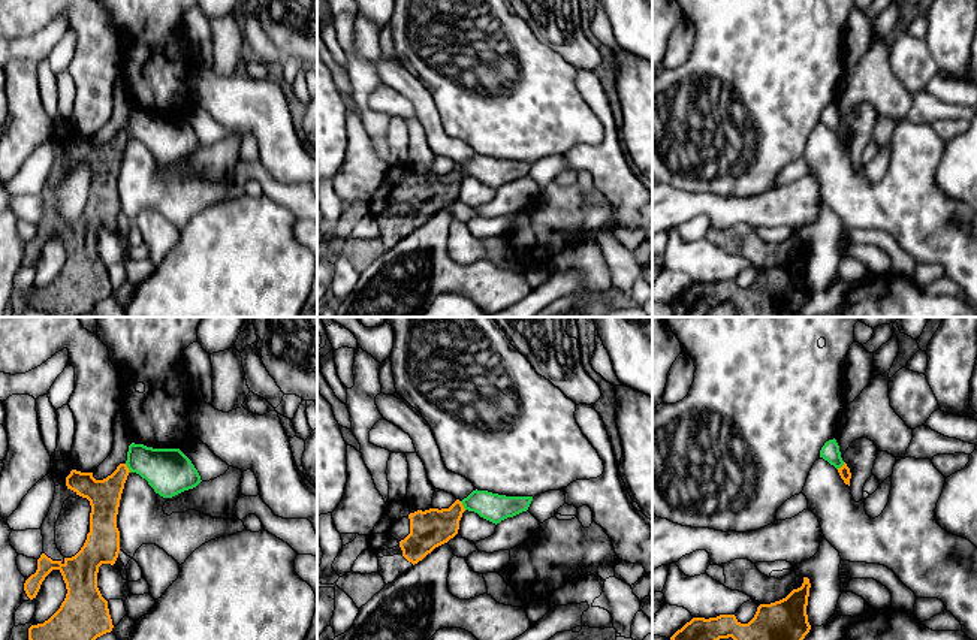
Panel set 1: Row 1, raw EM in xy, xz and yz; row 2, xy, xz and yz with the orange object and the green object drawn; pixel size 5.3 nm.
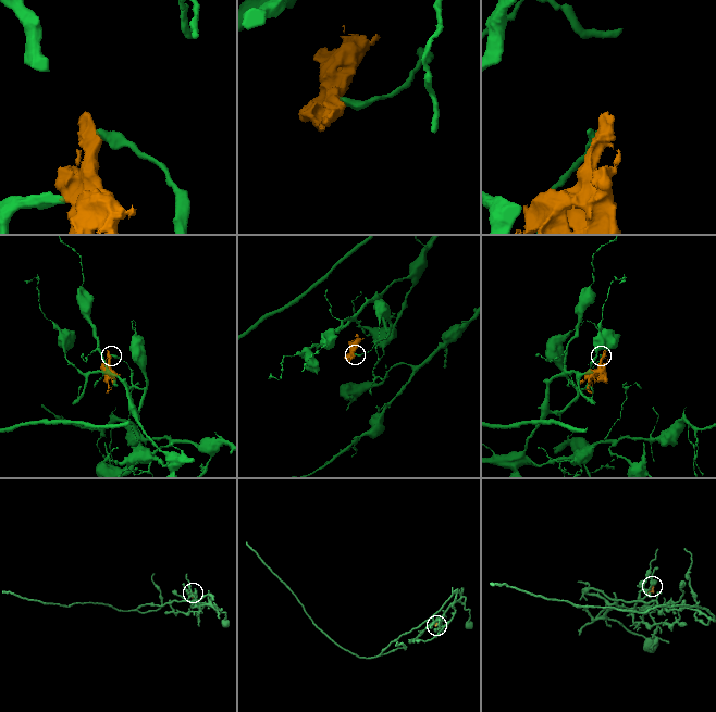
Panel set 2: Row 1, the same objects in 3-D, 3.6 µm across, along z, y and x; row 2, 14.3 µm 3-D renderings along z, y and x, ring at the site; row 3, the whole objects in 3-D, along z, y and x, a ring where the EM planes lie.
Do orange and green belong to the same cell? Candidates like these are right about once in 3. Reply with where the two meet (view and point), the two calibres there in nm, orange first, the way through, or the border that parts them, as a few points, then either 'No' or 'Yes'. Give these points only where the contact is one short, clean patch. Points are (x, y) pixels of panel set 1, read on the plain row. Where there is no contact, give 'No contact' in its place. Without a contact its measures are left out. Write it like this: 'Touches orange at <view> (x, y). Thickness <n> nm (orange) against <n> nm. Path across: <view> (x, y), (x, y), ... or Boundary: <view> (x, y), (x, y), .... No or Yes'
Touches orange at xy (127, 133). Thickness 170 nm (orange) against 240 nm. Boundary: xy (124, 129), (130, 136). No

